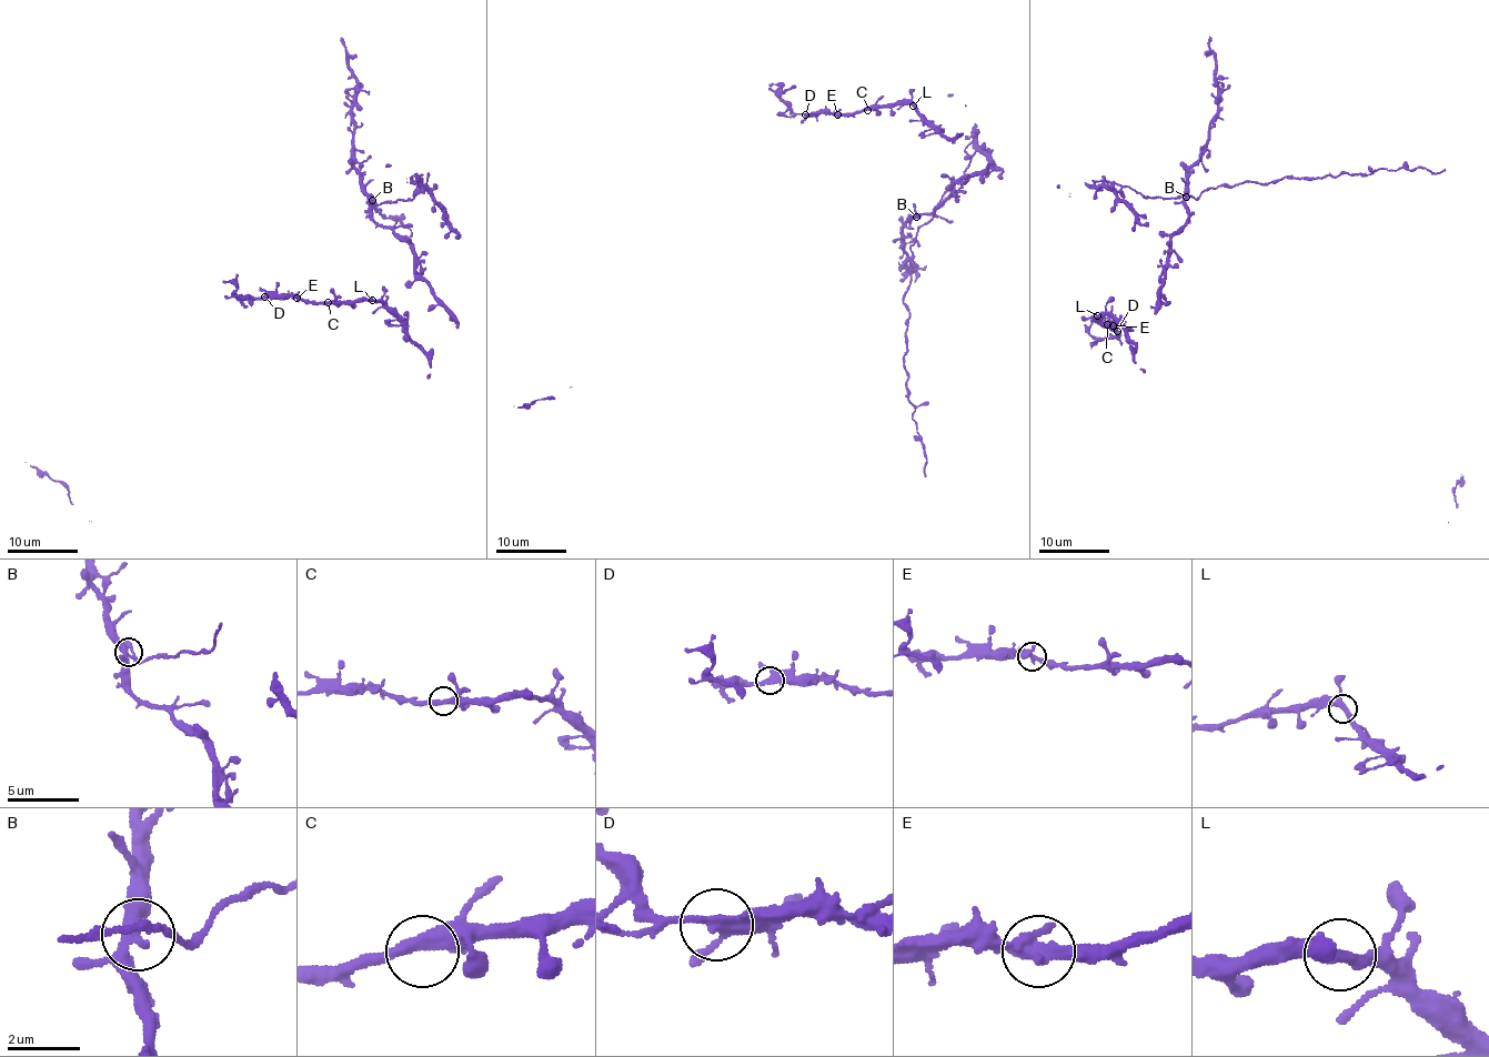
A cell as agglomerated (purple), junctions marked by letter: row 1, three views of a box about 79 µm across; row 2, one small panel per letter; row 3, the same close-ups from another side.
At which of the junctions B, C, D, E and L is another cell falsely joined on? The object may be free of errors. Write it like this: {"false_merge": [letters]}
{"false_merge": []}

